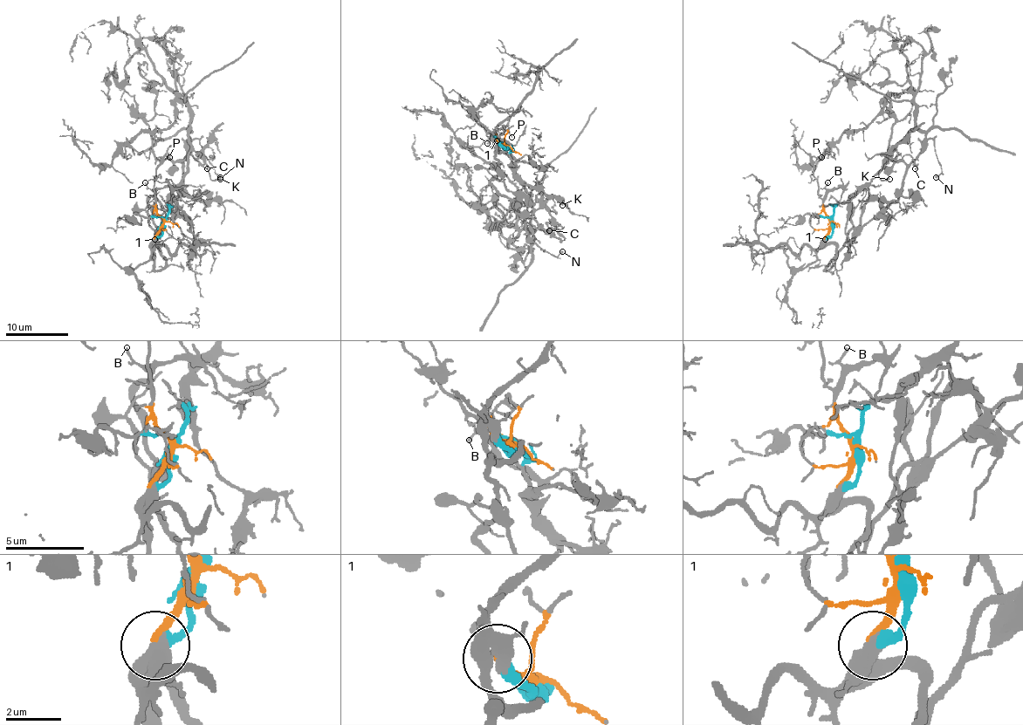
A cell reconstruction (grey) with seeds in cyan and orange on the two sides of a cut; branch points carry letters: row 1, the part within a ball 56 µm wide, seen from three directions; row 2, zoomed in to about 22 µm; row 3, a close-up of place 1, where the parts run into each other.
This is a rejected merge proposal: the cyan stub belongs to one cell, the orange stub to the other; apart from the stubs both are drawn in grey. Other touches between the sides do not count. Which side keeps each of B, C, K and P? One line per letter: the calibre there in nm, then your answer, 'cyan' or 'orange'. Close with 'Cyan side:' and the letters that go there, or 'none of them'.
B: 130 nm thick; orange
C: 160 nm thick; orange
K: 150 nm thick; cyan
P: 110 nm thick; orange
Cyan side: K

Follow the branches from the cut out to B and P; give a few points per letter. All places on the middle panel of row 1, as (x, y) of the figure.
B: (504, 147), (498, 139), (487, 143)
P: (504, 147), (497, 131), (505, 126), (512, 137)

